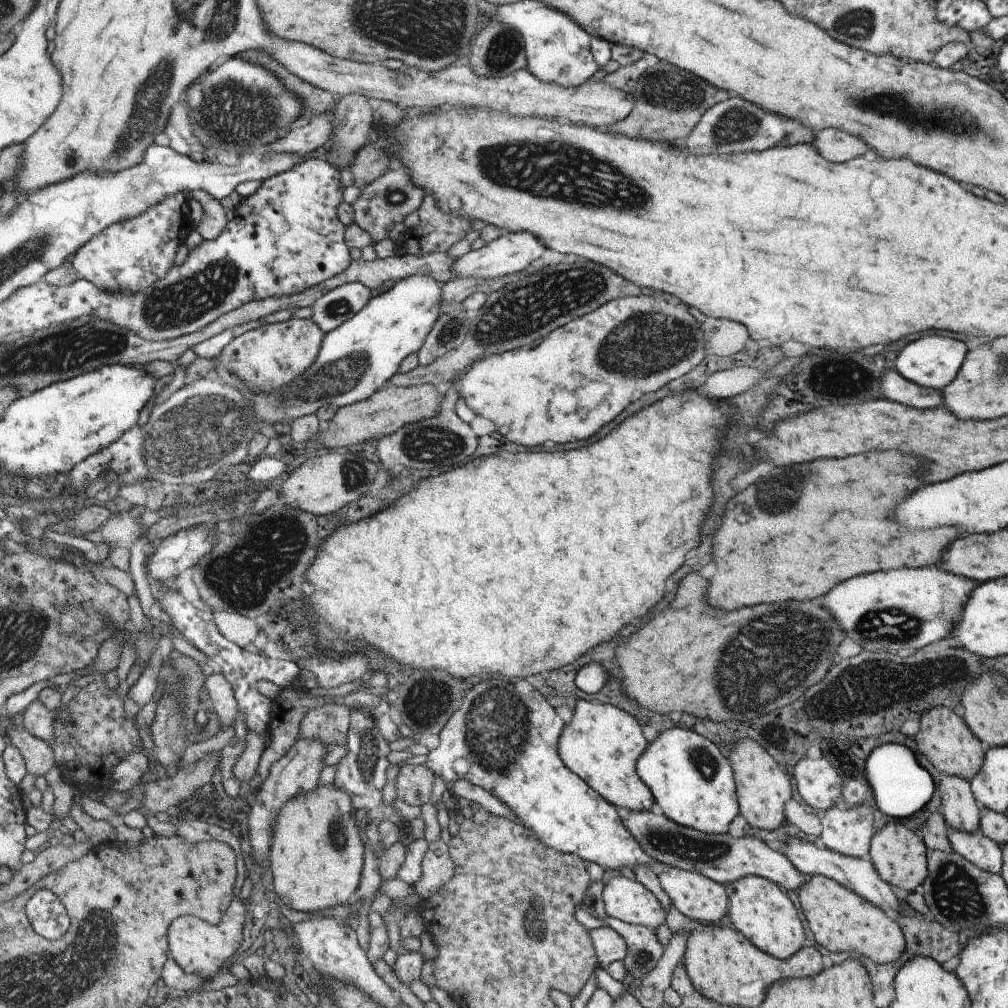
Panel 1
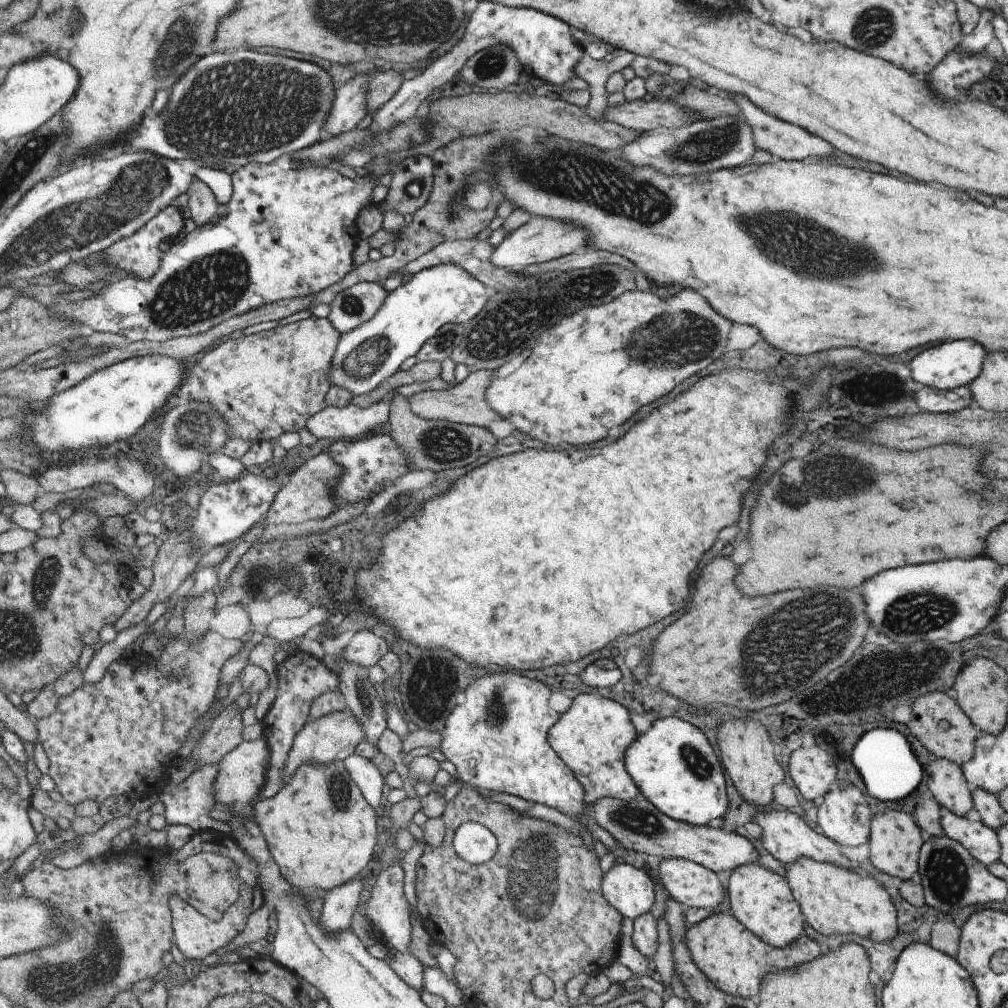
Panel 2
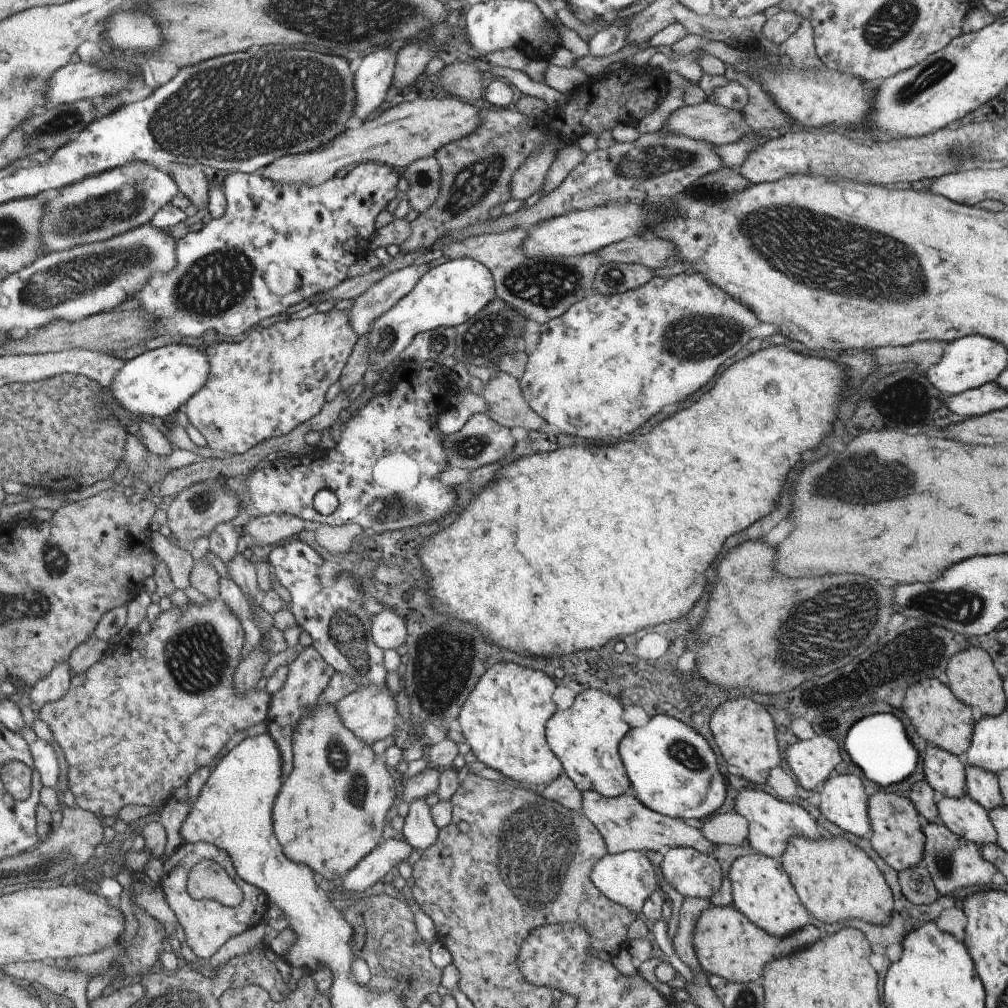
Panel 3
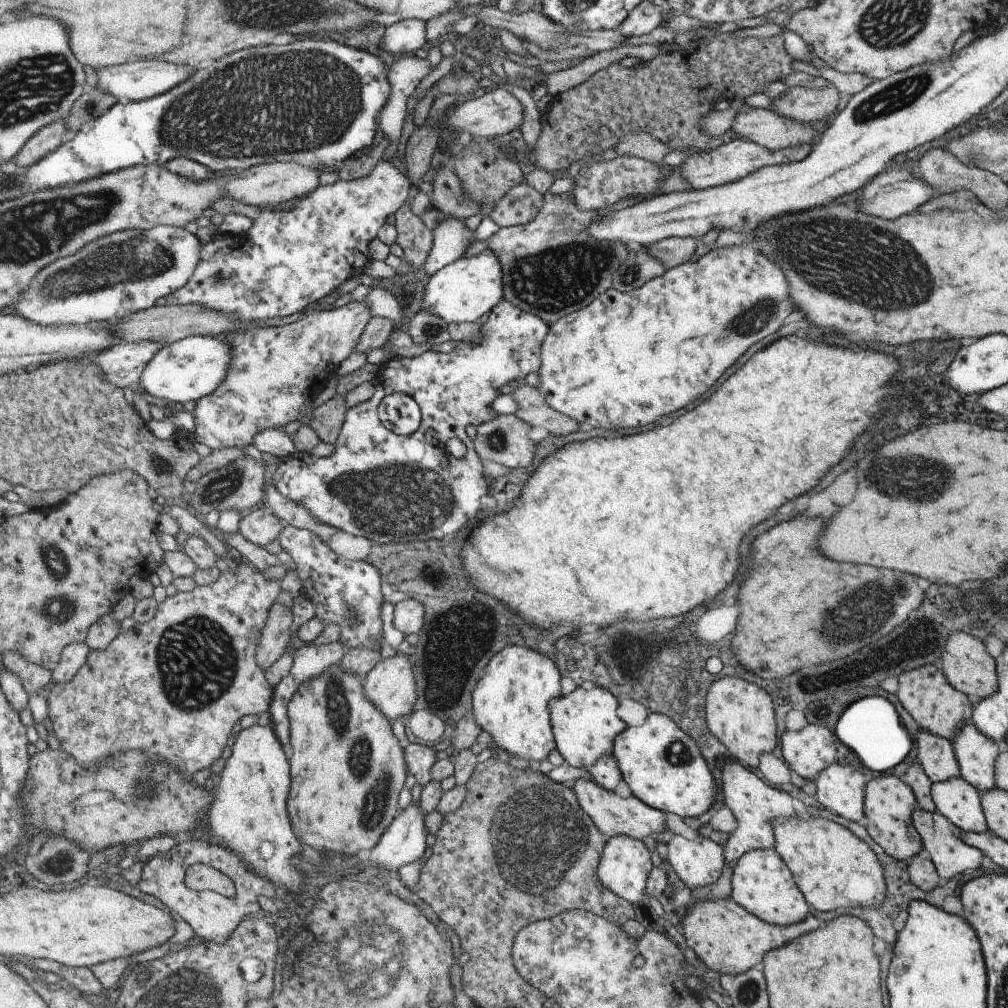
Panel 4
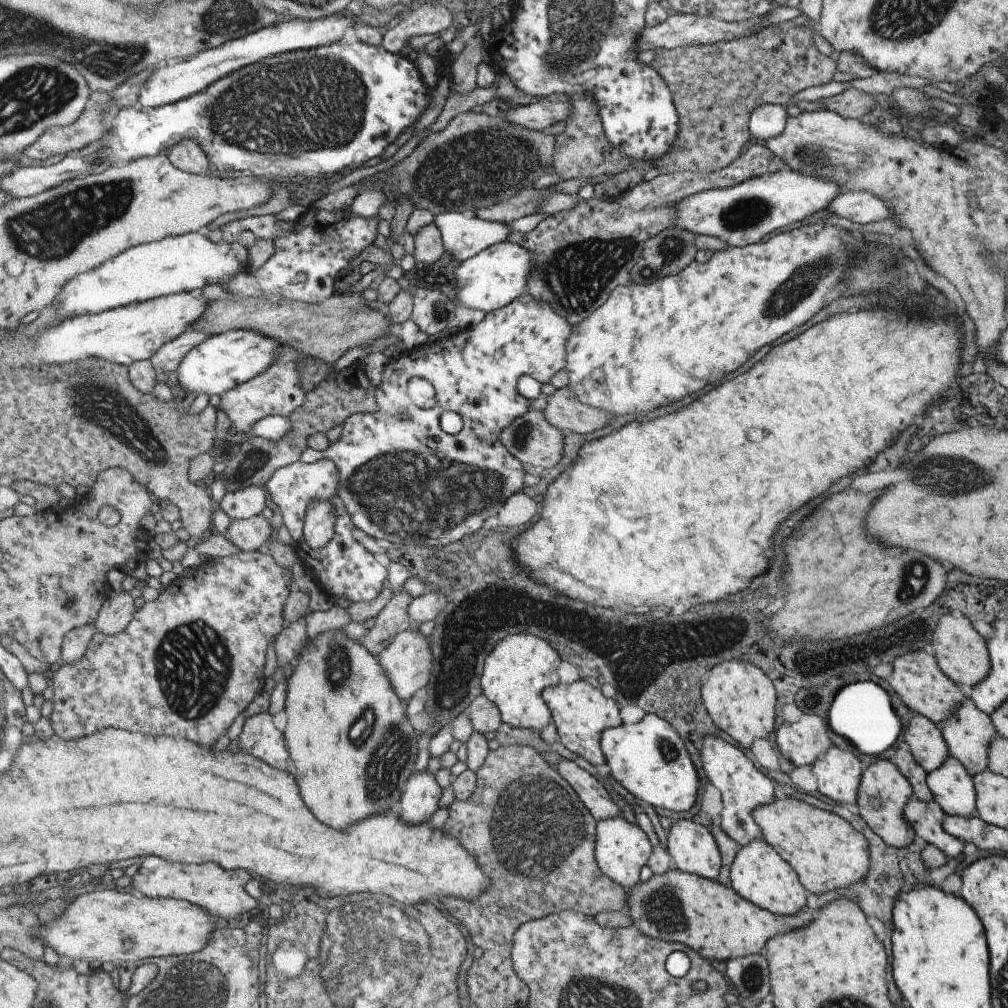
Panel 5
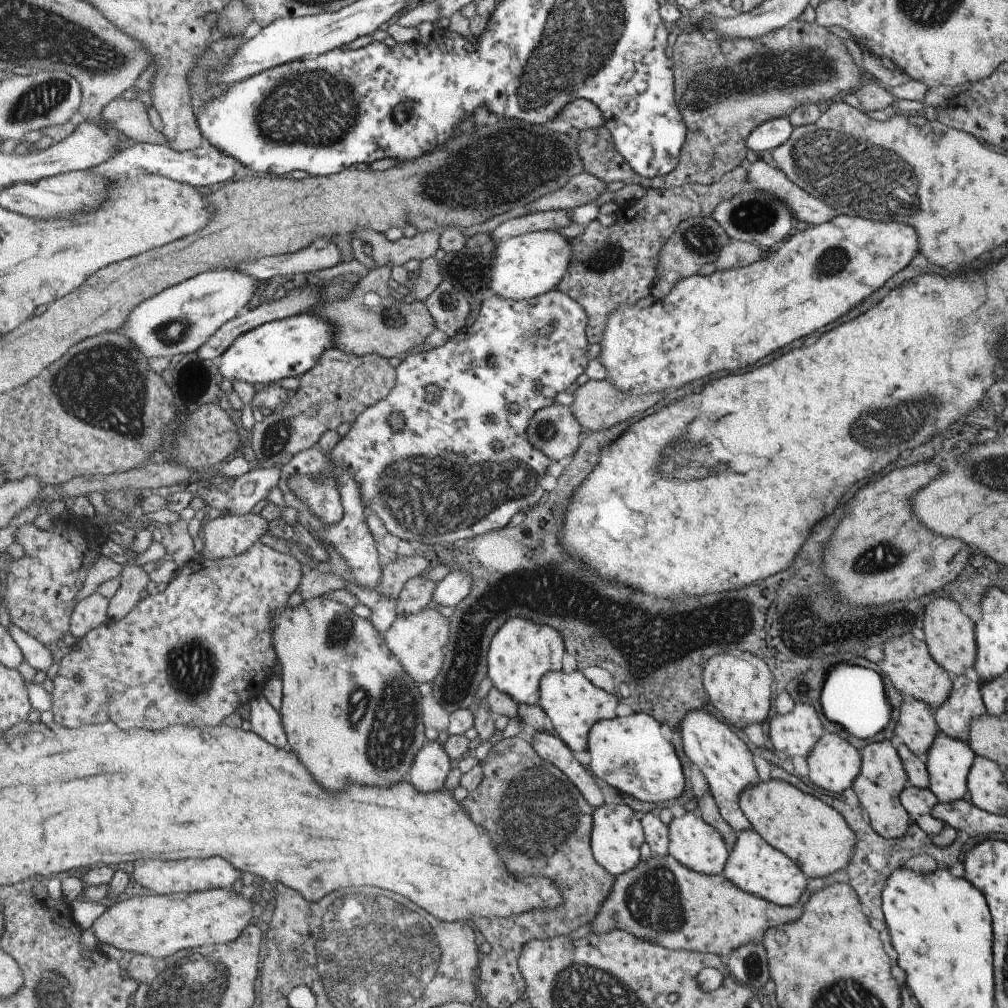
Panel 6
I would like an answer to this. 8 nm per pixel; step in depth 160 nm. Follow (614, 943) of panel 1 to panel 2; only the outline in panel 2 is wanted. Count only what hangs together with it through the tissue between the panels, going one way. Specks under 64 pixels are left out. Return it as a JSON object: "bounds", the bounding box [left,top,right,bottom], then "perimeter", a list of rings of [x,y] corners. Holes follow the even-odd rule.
{"bounds":[615,917,647,991],"perimeter":[[[623,917],[620,924],[620,934],[618,935],[618,950],[615,962],[626,966],[633,972],[631,978],[623,982],[623,989],[629,991],[637,987],[638,978],[646,975],[647,959],[631,944],[631,933],[633,932],[632,920]]]}

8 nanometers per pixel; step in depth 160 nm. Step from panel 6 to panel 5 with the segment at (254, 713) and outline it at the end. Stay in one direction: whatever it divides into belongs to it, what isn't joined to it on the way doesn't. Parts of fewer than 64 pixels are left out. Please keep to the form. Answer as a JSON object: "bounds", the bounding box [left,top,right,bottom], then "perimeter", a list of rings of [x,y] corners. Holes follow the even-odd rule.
{"bounds":[239,711,291,768],"perimeter":[[[264,711],[246,719],[239,736],[239,748],[267,760],[277,768],[287,768],[291,756],[285,738],[284,732],[275,726],[273,715]]]}

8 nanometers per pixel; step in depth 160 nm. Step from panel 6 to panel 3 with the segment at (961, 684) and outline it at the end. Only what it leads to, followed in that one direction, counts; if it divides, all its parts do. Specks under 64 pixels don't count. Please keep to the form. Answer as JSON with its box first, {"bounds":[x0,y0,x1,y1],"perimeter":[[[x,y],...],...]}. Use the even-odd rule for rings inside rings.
{"bounds":[964,765,1003,812],"perimeter":[[[969,765],[964,768],[964,783],[966,793],[987,812],[1003,805],[996,775],[992,772]]]}

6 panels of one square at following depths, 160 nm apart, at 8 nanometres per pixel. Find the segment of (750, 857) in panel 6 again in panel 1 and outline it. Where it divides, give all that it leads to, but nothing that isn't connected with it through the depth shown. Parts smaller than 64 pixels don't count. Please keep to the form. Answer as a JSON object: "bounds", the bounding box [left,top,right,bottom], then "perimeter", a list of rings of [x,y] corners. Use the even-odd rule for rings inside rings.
{"bounds":[724,875,805,959],"perimeter":[[[745,875],[727,883],[724,889],[728,900],[726,914],[729,916],[731,924],[733,924],[736,931],[741,932],[745,938],[748,938],[753,943],[753,946],[778,959],[787,958],[802,947],[805,932],[801,927],[799,916],[797,916],[797,912],[785,891],[777,883],[759,875]]]}

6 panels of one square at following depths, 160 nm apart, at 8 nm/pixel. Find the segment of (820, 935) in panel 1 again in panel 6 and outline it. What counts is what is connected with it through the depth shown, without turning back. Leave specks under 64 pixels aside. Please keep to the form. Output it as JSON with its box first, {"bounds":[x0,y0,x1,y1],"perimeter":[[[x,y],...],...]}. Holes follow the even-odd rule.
{"bounds":[737,777,854,878],"perimeter":[[[769,777],[766,781],[759,780],[738,794],[737,804],[750,828],[775,850],[781,851],[792,860],[807,878],[824,877],[836,870],[844,869],[852,856],[854,834],[844,818],[834,808],[818,798],[813,798],[813,795],[801,792],[788,782],[773,777]]]}

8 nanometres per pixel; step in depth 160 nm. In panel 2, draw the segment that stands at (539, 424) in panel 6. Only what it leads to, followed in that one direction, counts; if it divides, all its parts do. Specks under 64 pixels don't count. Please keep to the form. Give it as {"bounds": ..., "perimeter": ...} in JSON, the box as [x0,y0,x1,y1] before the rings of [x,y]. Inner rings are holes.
{"bounds":[390,392,500,473],"perimeter":[[[393,392],[390,404],[391,435],[398,445],[410,454],[410,470],[432,470],[435,473],[449,468],[465,468],[481,458],[489,456],[500,441],[487,427],[456,423],[448,420],[433,420],[418,415],[409,399],[401,392]]]}

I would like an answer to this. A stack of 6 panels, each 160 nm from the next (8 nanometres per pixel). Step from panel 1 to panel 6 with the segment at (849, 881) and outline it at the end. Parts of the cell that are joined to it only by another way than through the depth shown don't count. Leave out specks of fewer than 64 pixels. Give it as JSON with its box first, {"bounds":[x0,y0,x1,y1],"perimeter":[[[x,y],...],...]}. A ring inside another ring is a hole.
{"bounds":[679,709,759,831],"perimeter":[[[705,709],[685,712],[679,721],[682,749],[690,762],[693,762],[707,781],[708,792],[714,800],[721,818],[735,831],[749,829],[749,823],[739,810],[738,794],[745,787],[752,787],[759,781],[751,753],[733,730],[705,711]]]}

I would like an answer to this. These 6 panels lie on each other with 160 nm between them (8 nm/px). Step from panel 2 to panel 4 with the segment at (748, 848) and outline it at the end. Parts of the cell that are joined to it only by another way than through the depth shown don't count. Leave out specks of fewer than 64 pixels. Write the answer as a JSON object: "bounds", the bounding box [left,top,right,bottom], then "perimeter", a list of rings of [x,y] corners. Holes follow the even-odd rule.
{"bounds":[572,778,669,840],"perimeter":[[[577,778],[572,783],[573,789],[576,791],[580,806],[584,809],[585,814],[595,823],[597,830],[606,838],[615,835],[625,835],[629,838],[644,840],[645,836],[655,836],[661,830],[669,830],[665,825],[665,814],[663,811],[651,808],[643,804],[633,795],[628,798],[615,796],[613,792],[607,792],[607,789],[599,788],[597,783]]]}

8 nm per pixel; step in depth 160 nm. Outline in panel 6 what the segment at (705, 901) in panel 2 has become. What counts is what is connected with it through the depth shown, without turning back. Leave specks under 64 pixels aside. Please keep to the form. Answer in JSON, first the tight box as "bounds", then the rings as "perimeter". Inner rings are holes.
{"bounds":[668,811,728,875],"perimeter":[[[690,811],[673,817],[668,824],[668,853],[689,870],[708,875],[723,874],[728,855],[725,841],[709,823]]]}

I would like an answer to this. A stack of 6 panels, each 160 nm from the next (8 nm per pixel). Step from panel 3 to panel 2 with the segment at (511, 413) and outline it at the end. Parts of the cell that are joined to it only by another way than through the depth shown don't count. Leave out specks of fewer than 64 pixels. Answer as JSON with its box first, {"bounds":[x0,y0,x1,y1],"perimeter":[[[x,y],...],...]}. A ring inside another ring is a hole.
{"bounds":[408,370,504,427],"perimeter":[[[480,370],[470,373],[459,386],[451,389],[424,391],[408,398],[412,409],[423,418],[433,420],[448,420],[456,423],[486,427],[491,422],[504,418],[490,405],[488,389],[496,378],[494,370]]]}

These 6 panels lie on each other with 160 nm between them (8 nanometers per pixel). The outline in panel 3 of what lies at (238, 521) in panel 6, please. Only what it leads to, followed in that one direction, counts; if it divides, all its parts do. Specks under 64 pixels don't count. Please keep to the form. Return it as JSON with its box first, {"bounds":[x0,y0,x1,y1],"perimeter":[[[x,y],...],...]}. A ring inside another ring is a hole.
{"bounds":[244,513,305,546],"perimeter":[[[289,513],[263,515],[247,520],[244,536],[251,536],[258,546],[280,544],[288,538],[295,538],[305,528],[302,518]]]}

